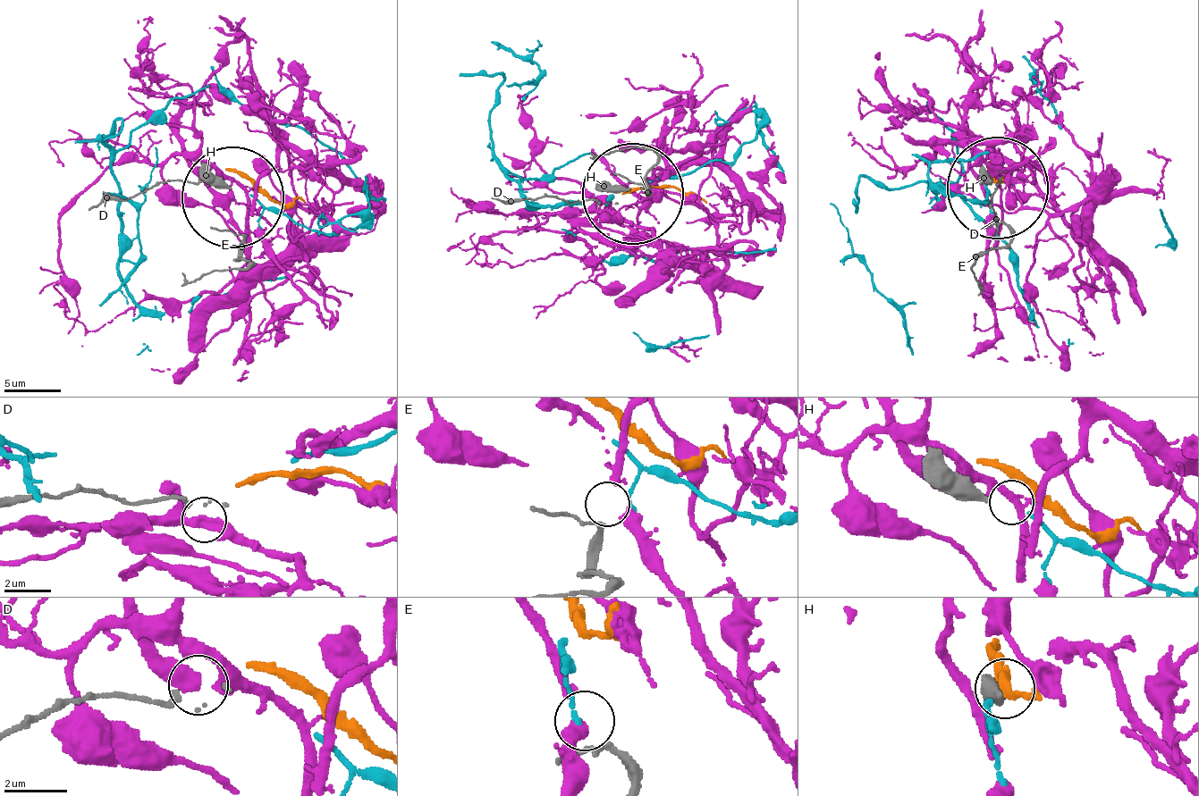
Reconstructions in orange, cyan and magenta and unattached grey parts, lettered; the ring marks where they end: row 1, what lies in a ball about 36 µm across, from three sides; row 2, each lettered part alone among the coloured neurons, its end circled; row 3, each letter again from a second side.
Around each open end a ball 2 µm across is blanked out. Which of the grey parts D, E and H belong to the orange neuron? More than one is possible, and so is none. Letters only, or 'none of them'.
none of them

